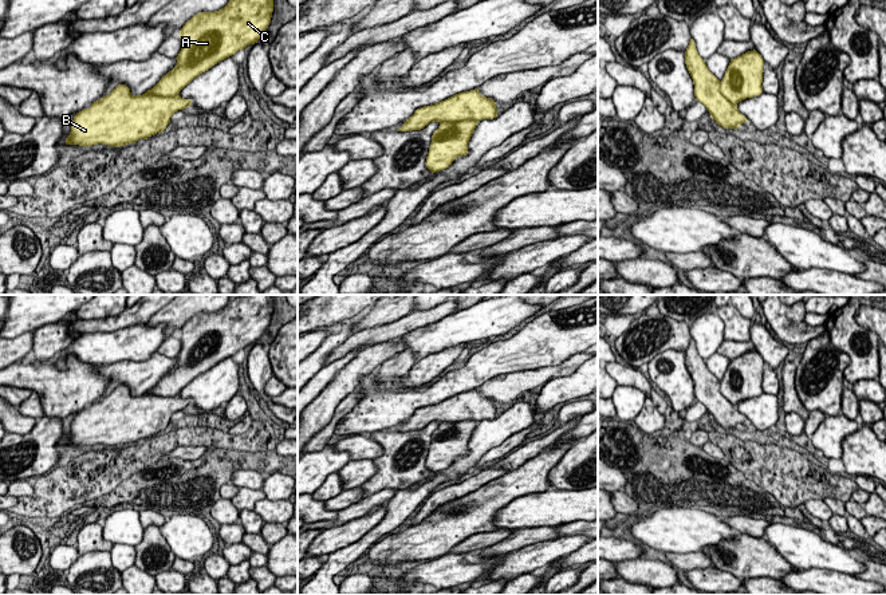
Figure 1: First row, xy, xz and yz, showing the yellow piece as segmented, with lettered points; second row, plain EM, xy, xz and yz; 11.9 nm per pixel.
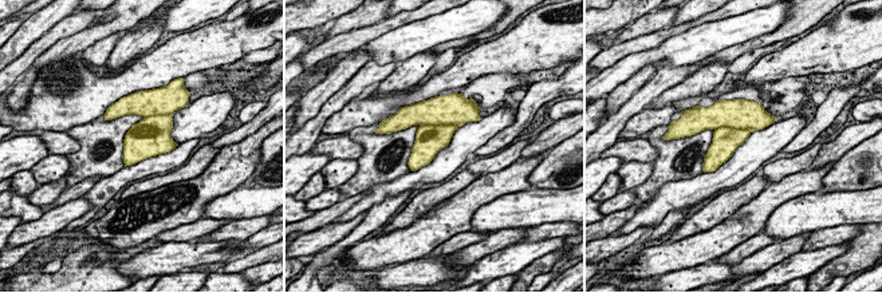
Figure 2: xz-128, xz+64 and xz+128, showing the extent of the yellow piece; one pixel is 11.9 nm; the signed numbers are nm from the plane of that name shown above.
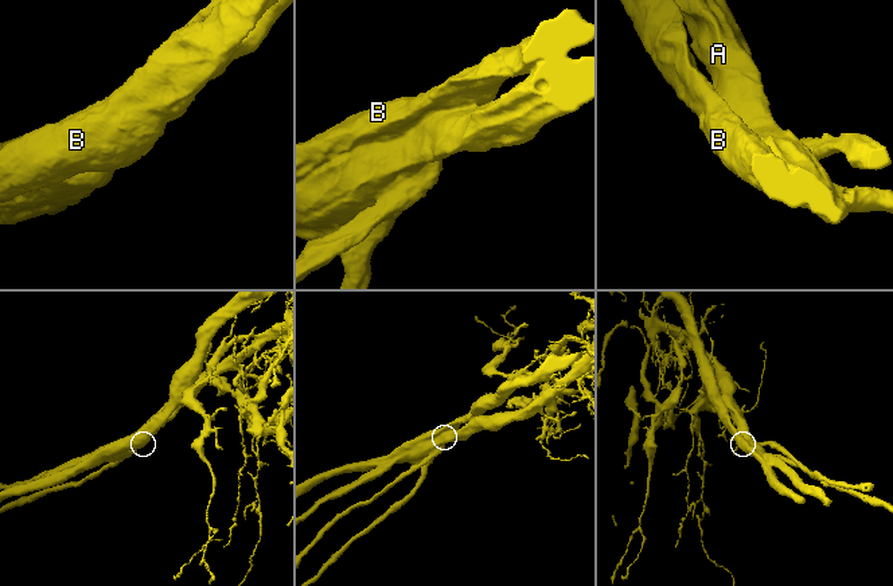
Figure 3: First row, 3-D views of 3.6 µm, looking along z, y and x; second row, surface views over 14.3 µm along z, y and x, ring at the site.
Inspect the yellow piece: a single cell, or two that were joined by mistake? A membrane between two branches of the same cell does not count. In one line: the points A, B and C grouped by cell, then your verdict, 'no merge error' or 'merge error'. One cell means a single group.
groups A C / B; merge error

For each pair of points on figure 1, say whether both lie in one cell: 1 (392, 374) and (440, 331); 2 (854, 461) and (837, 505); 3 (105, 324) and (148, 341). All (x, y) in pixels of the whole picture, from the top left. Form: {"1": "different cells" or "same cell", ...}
{"1": "different cells", "2": "different cells", "3": "different cells"}

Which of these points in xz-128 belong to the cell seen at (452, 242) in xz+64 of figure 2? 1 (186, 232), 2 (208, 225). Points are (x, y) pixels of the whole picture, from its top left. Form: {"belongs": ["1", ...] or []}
{"belongs": ["1", "2"]}

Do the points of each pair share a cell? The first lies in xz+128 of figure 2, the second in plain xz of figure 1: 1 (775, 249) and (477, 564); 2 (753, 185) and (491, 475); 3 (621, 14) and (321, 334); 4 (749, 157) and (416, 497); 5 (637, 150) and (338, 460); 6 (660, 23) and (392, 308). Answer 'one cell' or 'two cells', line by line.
1: two cells
2: one cell
3: two cells
4: two cells
5: two cells
6: one cell

